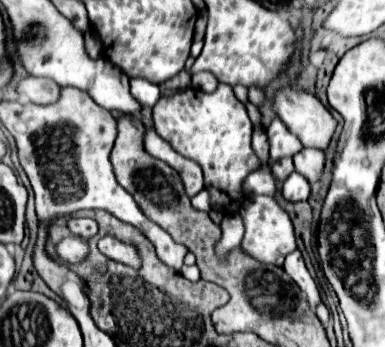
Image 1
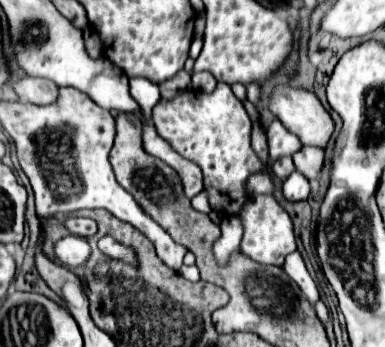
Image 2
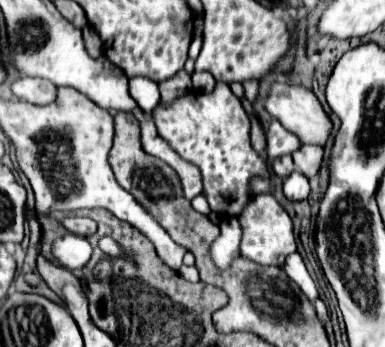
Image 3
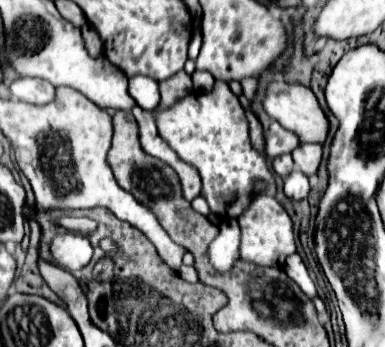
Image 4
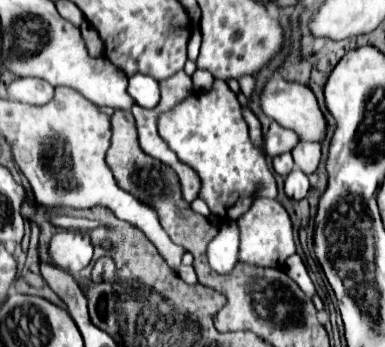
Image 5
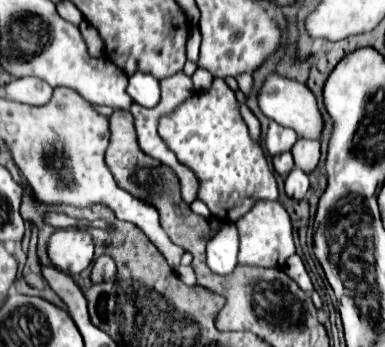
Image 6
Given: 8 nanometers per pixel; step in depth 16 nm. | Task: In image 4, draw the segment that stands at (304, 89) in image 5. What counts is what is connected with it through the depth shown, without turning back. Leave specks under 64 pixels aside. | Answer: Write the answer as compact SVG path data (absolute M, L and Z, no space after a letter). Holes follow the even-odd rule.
M272 80L266 88L264 98L262 98L262 108L270 118L280 122L284 128L296 132L302 142L322 144L326 140L328 120L326 120L320 104L318 104L318 100L316 100L316 96L312 94L310 88L306 88L302 84L288 84L288 82L282 82L282 80Z

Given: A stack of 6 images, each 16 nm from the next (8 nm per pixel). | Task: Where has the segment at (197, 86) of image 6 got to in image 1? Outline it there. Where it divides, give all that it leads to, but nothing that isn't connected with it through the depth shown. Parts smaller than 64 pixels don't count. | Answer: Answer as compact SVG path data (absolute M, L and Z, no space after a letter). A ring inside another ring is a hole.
M198 72L198 74L192 74L192 86L204 92L214 92L218 86L218 80L214 78L212 72Z

